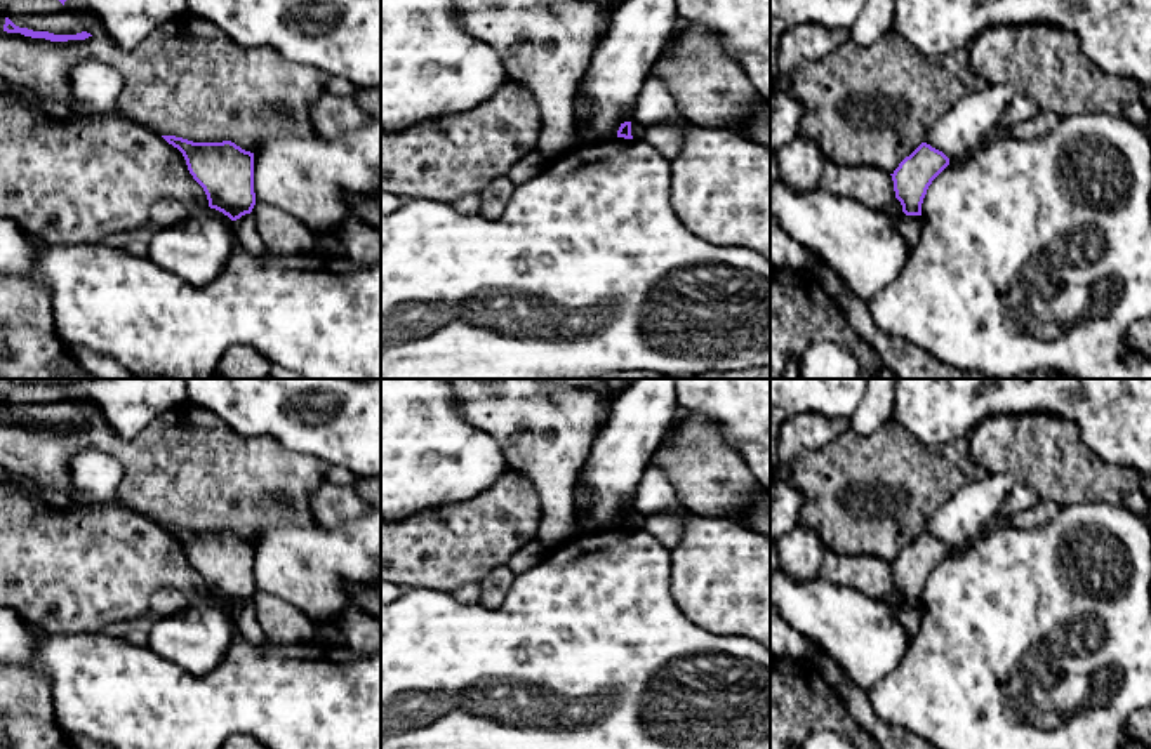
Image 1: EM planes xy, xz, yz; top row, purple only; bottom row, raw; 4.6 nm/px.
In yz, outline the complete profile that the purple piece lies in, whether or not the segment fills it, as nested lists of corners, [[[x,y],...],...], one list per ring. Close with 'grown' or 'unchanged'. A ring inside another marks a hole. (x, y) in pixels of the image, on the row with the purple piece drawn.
[[[921,143],[899,167],[890,174],[895,198],[906,215],[921,215],[921,203],[932,181],[949,165],[949,158]]] | unchanged

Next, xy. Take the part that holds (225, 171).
[[[162,136],[177,148],[193,179],[203,188],[209,207],[231,221],[250,214],[256,205],[254,153],[231,141],[193,143],[176,136]]] | unchanged

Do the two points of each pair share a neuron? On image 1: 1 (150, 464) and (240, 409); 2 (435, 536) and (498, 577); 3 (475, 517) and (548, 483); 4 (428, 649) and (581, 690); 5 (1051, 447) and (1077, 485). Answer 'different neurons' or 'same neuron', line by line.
1: different neurons
2: different neurons
3: different neurons
4: same neuron
5: same neuron

